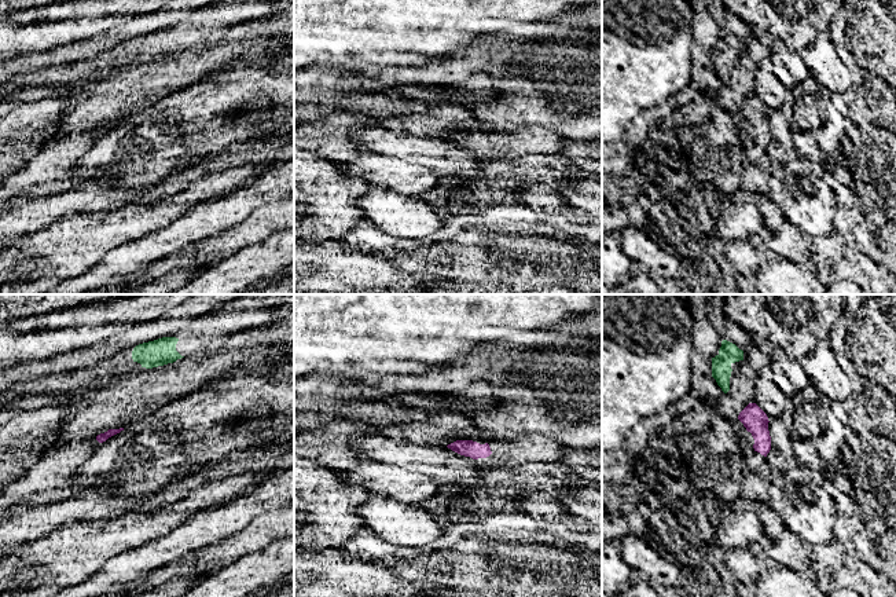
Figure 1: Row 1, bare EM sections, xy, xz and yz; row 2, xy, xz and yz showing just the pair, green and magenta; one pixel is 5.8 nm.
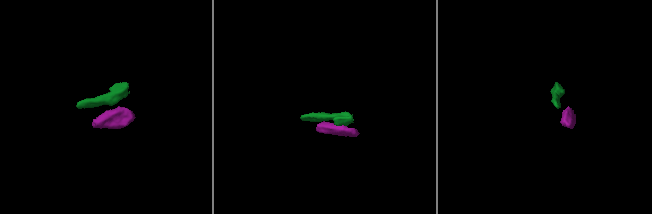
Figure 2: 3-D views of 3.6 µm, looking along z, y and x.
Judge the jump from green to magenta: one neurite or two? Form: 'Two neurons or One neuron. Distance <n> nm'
Two neurons. Distance 140 nm

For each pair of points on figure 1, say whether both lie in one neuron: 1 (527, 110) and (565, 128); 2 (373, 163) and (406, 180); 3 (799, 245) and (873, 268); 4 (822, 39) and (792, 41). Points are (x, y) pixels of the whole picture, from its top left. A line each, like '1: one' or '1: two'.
1: one
2: one
3: two
4: two

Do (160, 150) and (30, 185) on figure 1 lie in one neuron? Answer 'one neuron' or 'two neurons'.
two neurons

